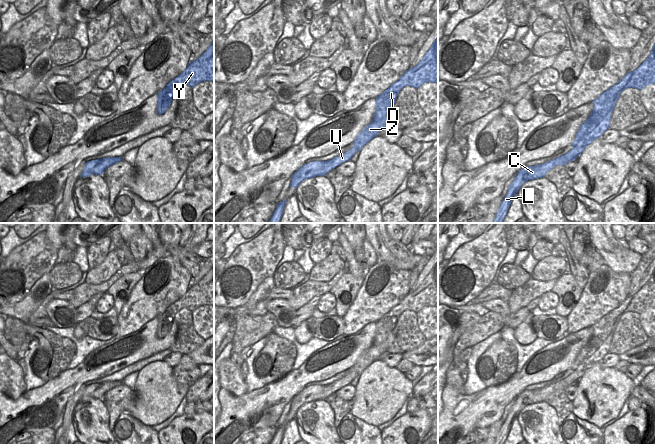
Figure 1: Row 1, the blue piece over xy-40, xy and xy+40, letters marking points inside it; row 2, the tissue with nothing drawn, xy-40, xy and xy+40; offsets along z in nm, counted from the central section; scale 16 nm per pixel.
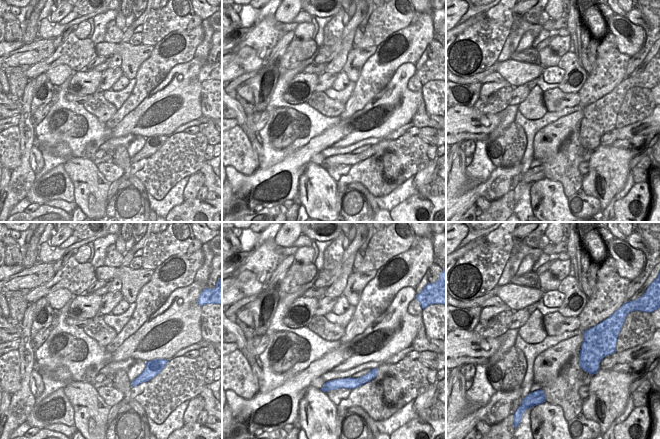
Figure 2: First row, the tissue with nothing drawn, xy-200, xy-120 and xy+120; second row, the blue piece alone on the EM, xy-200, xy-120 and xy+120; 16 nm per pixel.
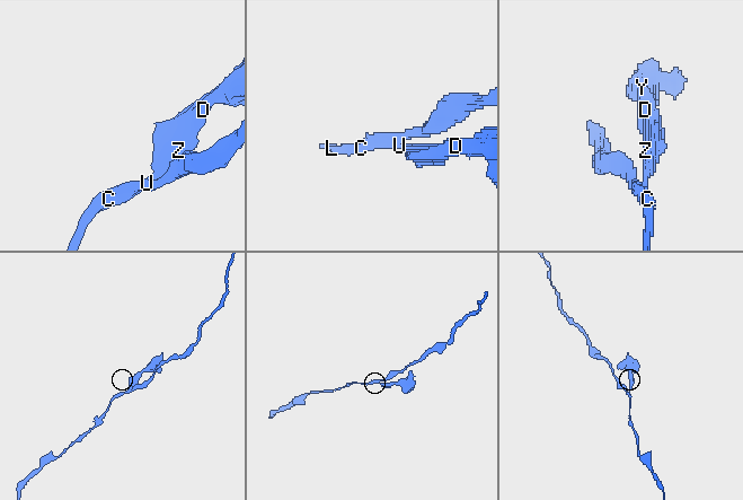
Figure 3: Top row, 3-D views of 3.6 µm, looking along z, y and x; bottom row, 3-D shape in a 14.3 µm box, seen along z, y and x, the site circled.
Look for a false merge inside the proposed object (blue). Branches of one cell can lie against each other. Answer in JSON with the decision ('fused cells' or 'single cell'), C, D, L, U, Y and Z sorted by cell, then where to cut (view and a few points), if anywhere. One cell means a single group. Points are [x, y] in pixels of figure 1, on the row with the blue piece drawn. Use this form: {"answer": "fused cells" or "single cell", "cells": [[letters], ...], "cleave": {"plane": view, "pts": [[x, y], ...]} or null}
{"answer": "fused cells", "cells": [["C", "L", "U"], ["D", "Y", "Z"]], "cleave": {"plane": "xy+40", "pts": [[570, 150], [576, 157]]}}

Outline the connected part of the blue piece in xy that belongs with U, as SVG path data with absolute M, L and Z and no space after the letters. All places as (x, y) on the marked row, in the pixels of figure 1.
M345 152L342 155L334 157L328 161L312 161L304 164L292 175L290 187L294 187L296 189L297 186L306 179L316 176L324 176L332 169L346 161L349 161L351 157L352 156Z

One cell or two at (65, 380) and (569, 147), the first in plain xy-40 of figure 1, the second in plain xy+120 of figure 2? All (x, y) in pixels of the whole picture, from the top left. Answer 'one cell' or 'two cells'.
two cells

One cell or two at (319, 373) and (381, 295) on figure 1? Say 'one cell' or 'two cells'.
two cells

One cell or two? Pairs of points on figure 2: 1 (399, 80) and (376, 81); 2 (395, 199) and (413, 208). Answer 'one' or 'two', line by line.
1: two
2: two

